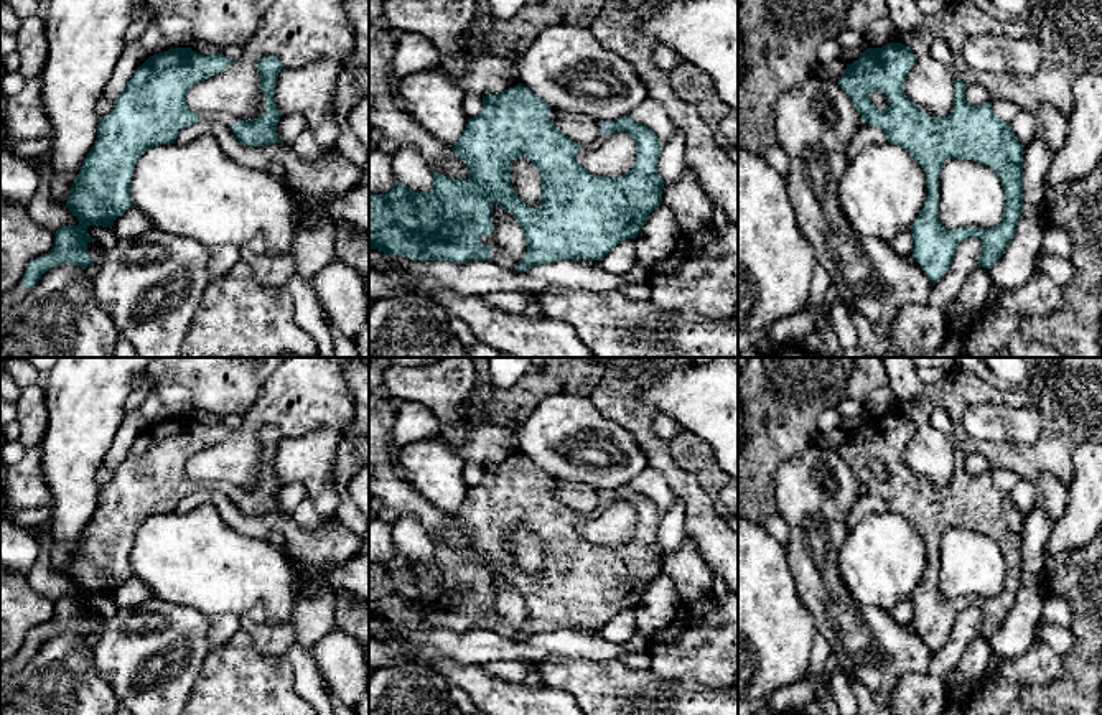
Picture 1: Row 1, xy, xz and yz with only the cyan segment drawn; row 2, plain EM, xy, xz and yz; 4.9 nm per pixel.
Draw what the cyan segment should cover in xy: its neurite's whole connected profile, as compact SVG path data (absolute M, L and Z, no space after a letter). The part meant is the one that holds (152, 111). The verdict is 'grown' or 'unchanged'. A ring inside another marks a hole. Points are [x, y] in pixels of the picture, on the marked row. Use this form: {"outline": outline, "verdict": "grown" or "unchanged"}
{"outline": "M170 48L137 68L114 109L99 119L97 140L69 191L66 208L79 224L58 229L53 249L33 260L15 287L0 293L0 321L49 269L61 264L94 267L87 254L94 239L87 227L112 229L122 213L133 209L130 181L138 158L153 147L175 143L183 129L199 120L186 104L188 91L231 64L219 53L204 56L191 48Z", "verdict": "grown"}

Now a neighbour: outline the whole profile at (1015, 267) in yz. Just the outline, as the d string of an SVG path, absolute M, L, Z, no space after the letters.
M1038 137L1023 148L1023 211L1010 245L990 269L985 310L1003 292L1025 285L1033 275L1036 255L1043 250L1044 178L1053 157Z

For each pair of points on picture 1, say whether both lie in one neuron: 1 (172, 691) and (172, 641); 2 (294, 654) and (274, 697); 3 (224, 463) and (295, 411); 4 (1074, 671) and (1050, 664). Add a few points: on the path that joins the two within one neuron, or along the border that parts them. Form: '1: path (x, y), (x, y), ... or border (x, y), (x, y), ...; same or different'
1: path (172, 679), (172, 653); same
2: border (284, 654), (292, 666), (294, 689), (302, 697); different
3: path (242, 443), (247, 430), (266, 412), (275, 412); same
4: border (1063, 656), (1063, 671), (1053, 681), (1036, 686); different

